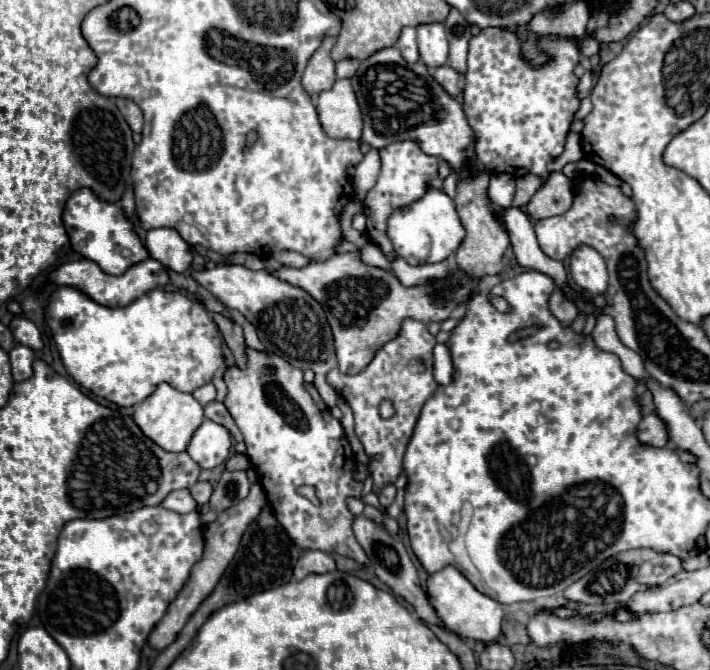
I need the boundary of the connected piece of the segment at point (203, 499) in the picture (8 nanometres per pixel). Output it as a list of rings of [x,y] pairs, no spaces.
[[[197,481],[197,483],[191,487],[191,493],[193,493],[193,497],[195,497],[195,501],[197,501],[199,505],[205,505],[205,503],[209,501],[211,491],[213,491],[213,487],[211,487],[209,481]]]

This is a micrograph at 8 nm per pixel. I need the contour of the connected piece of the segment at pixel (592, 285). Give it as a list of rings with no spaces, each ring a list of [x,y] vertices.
[[[579,245],[569,255],[569,271],[575,283],[587,289],[591,295],[605,293],[609,285],[609,275],[603,257],[589,245]]]

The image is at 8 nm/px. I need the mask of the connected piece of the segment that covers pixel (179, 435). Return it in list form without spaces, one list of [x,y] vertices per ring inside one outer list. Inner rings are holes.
[[[159,383],[159,387],[145,401],[141,401],[133,413],[133,419],[141,427],[141,431],[151,441],[161,445],[165,451],[173,451],[173,453],[187,449],[189,437],[203,423],[203,417],[205,417],[203,407],[197,403],[197,399],[191,393],[177,391],[169,383]]]

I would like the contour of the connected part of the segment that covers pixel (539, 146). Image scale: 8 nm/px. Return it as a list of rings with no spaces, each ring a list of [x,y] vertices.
[[[497,27],[481,29],[481,33],[469,41],[469,69],[465,73],[467,83],[463,91],[465,93],[463,111],[475,135],[473,149],[477,161],[489,173],[509,173],[513,177],[523,177],[527,173],[533,173],[541,179],[547,179],[549,177],[547,163],[563,153],[569,125],[575,117],[575,111],[579,109],[579,99],[577,99],[579,79],[575,77],[573,69],[579,63],[580,52],[571,41],[565,41],[557,35],[537,37],[537,45],[561,45],[561,59],[555,57],[547,65],[533,67],[527,59],[521,57],[521,37],[513,31]]]

